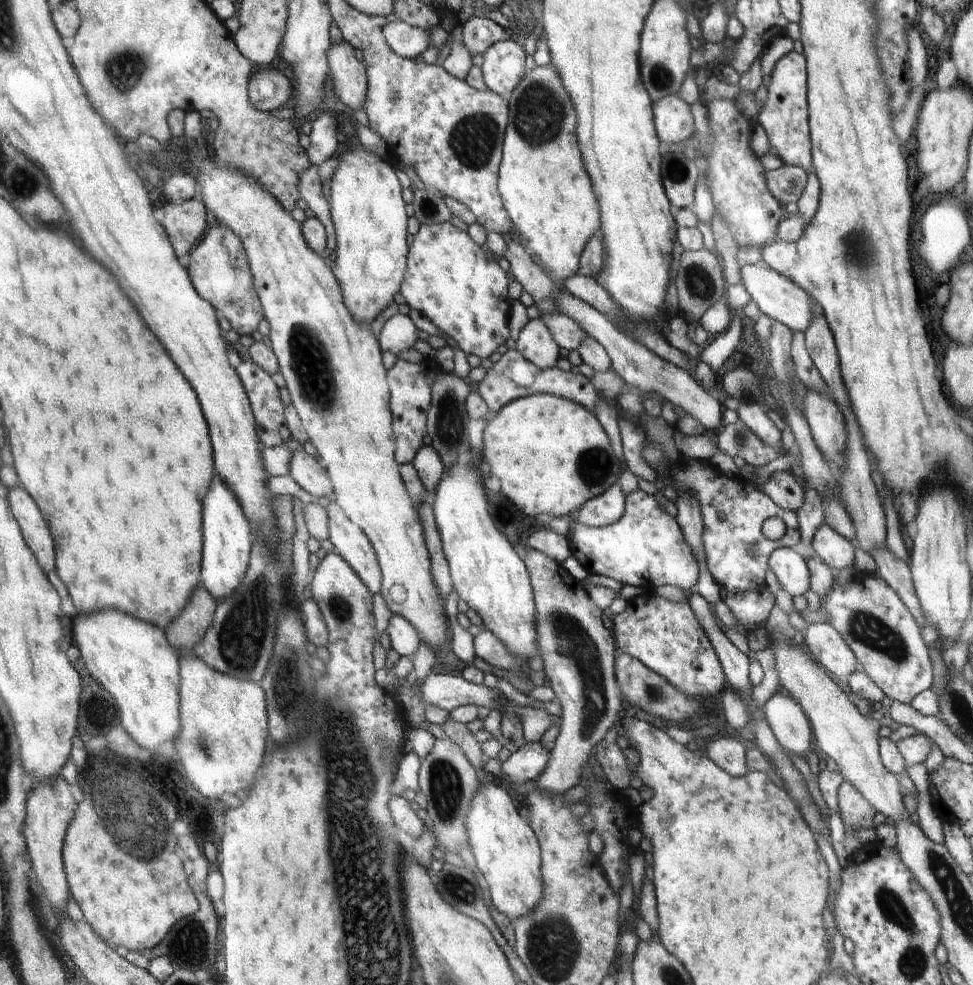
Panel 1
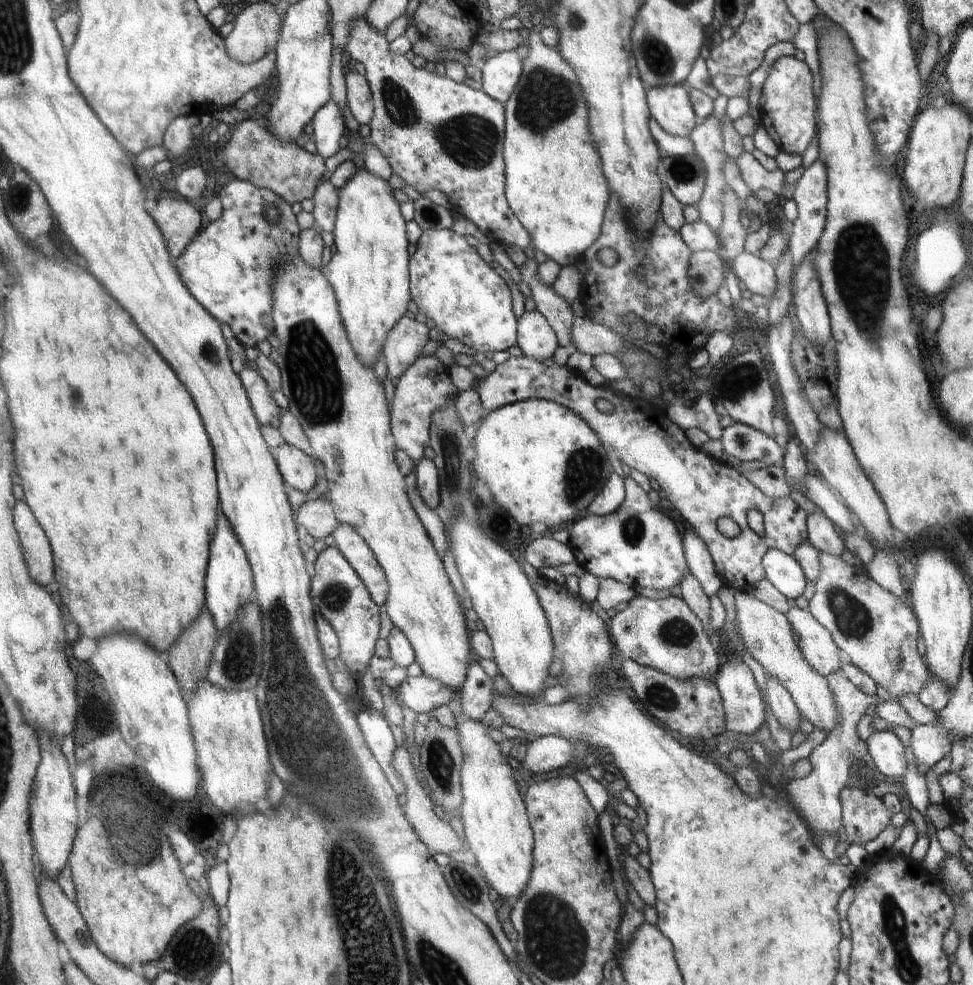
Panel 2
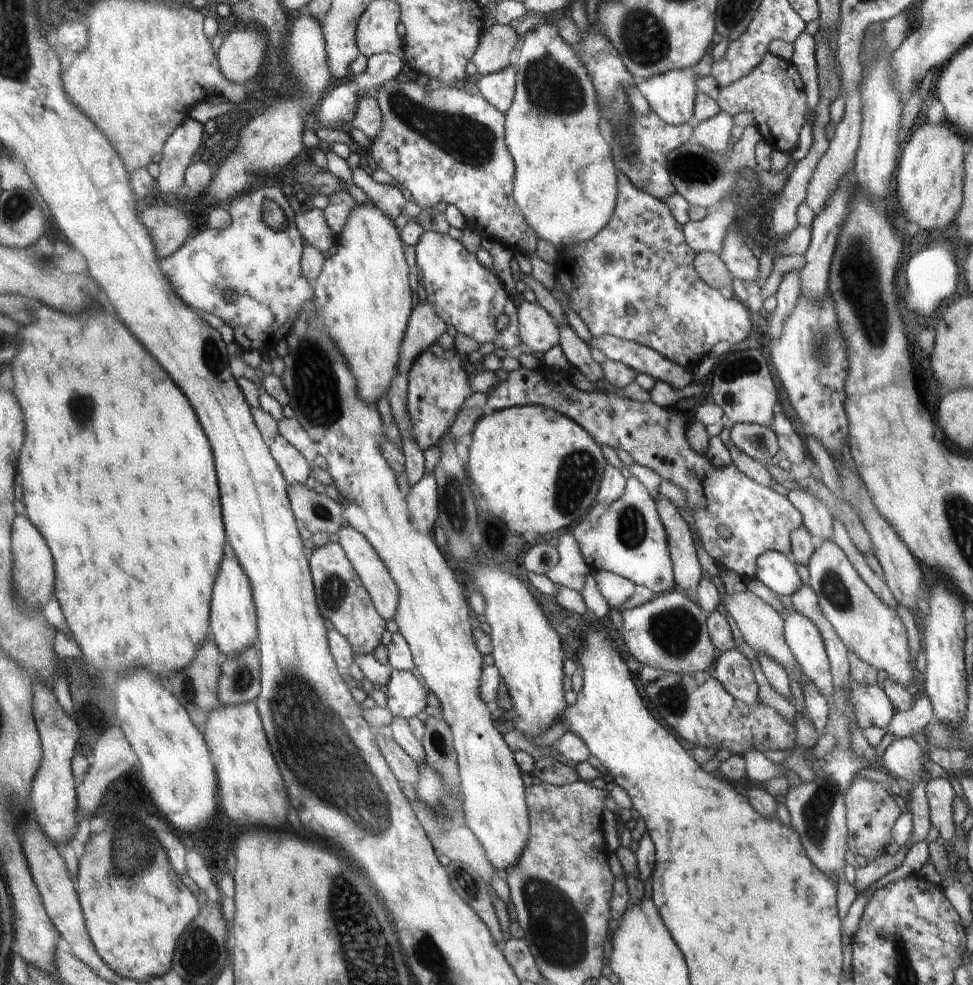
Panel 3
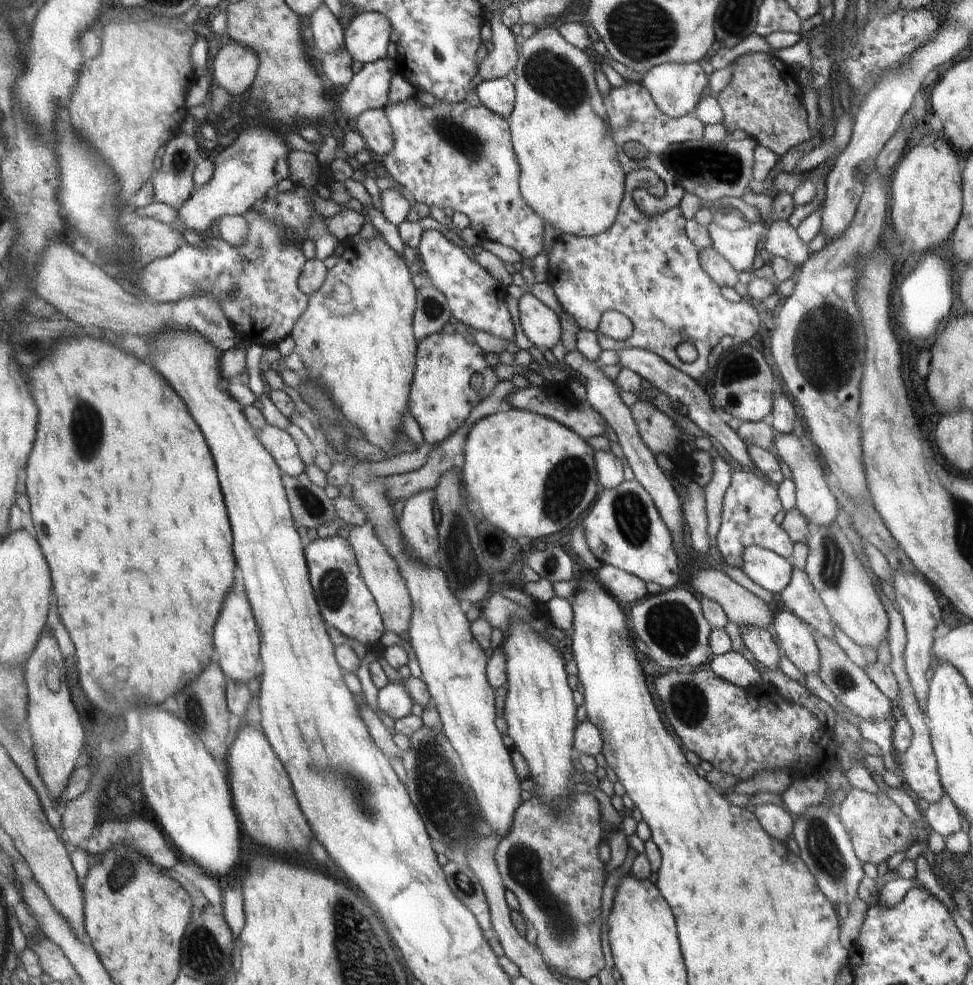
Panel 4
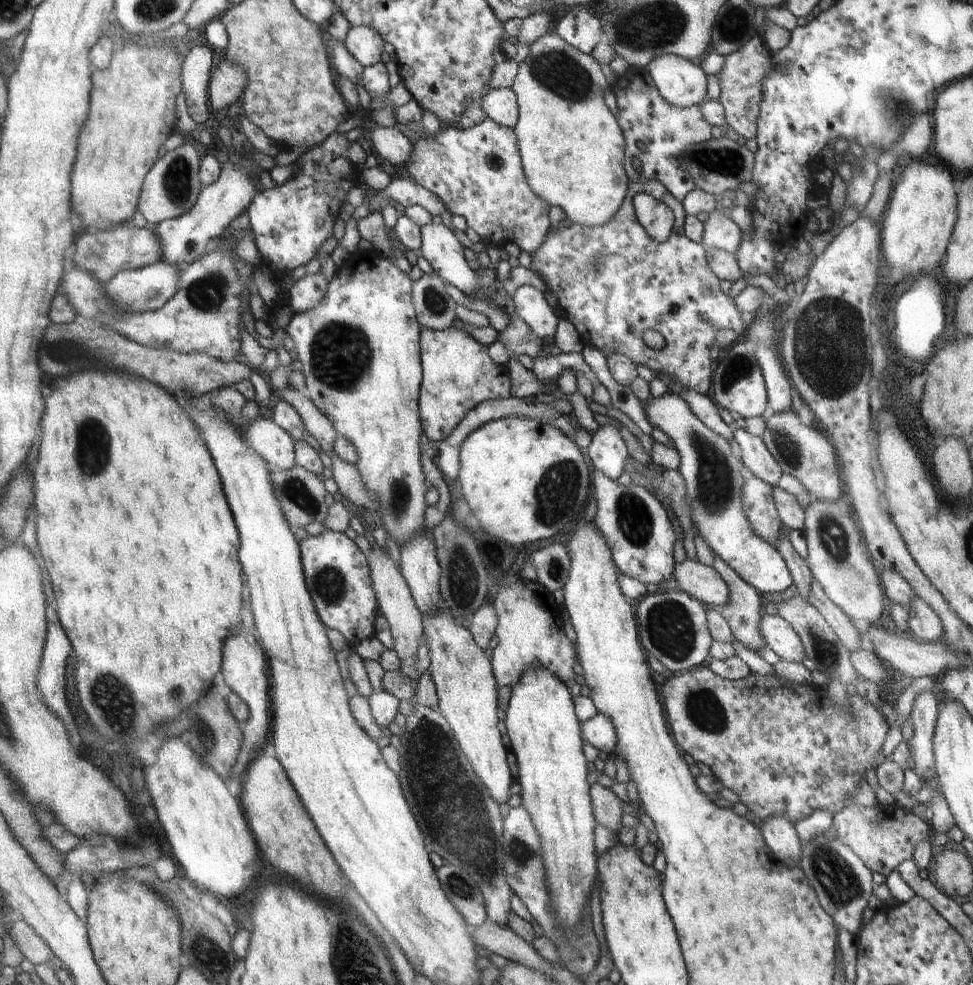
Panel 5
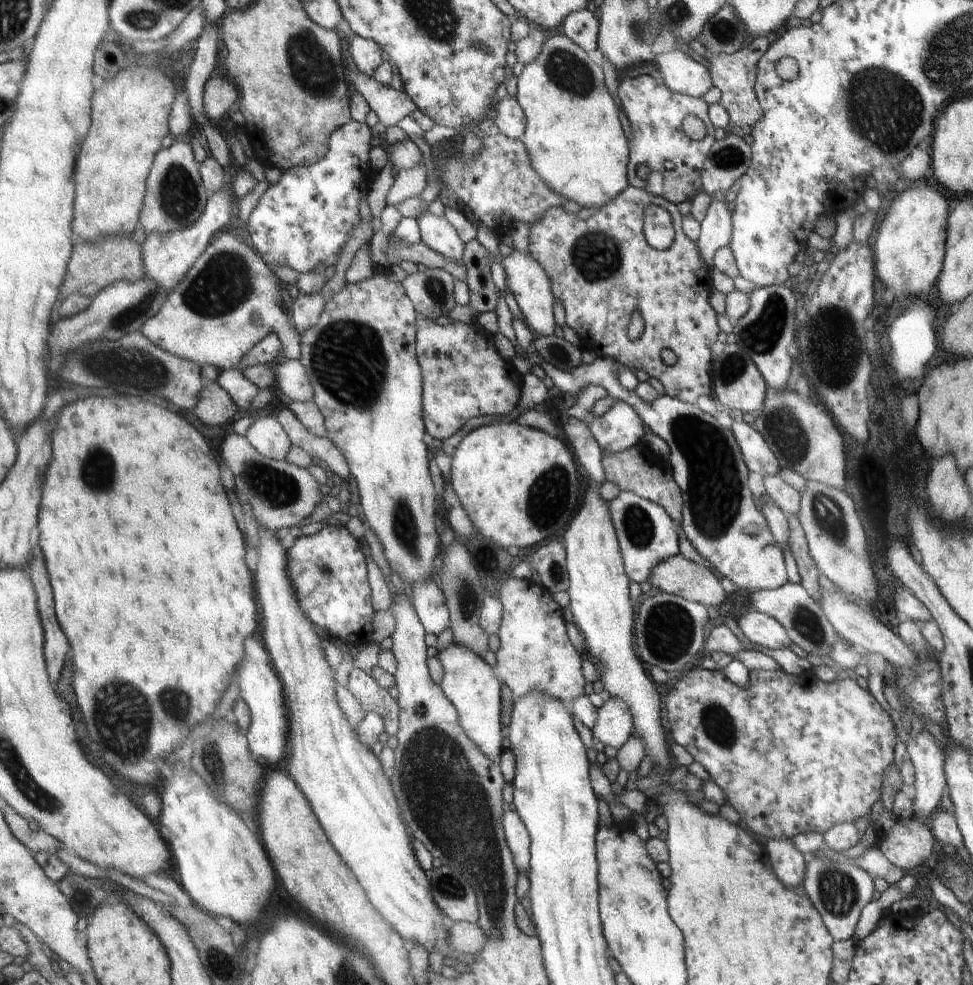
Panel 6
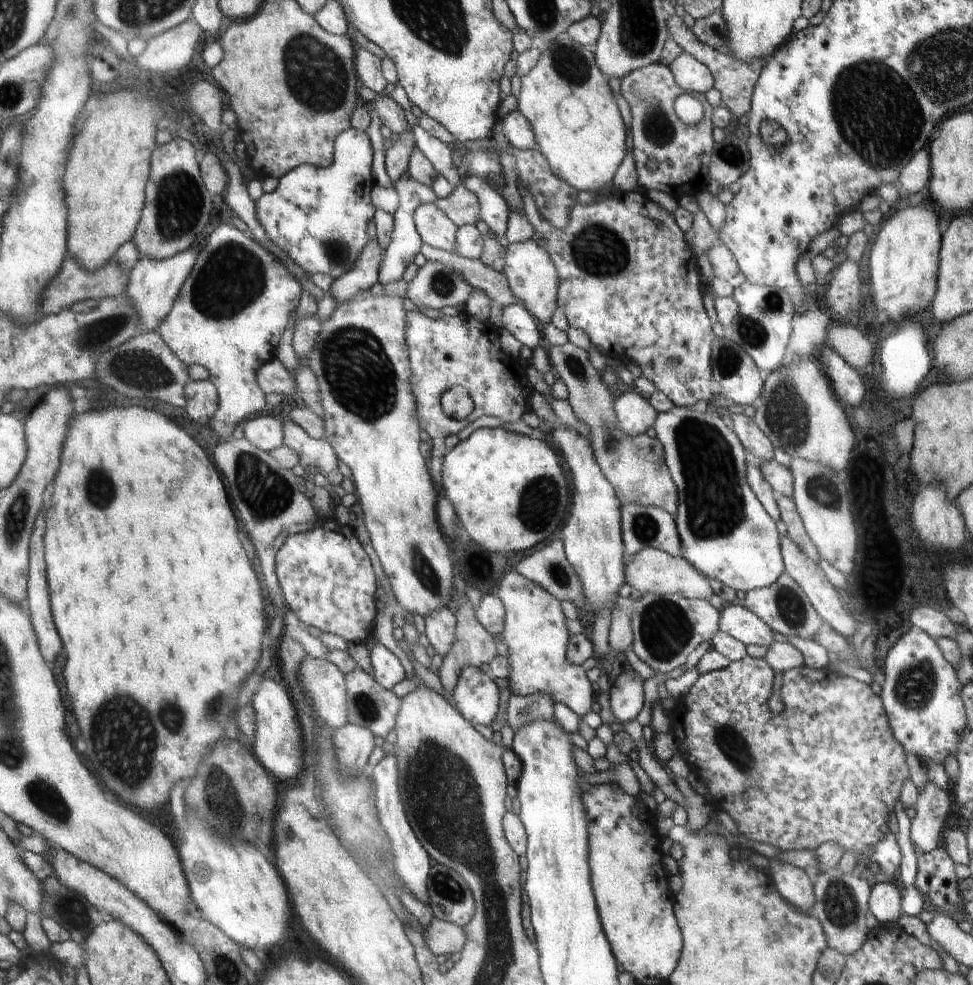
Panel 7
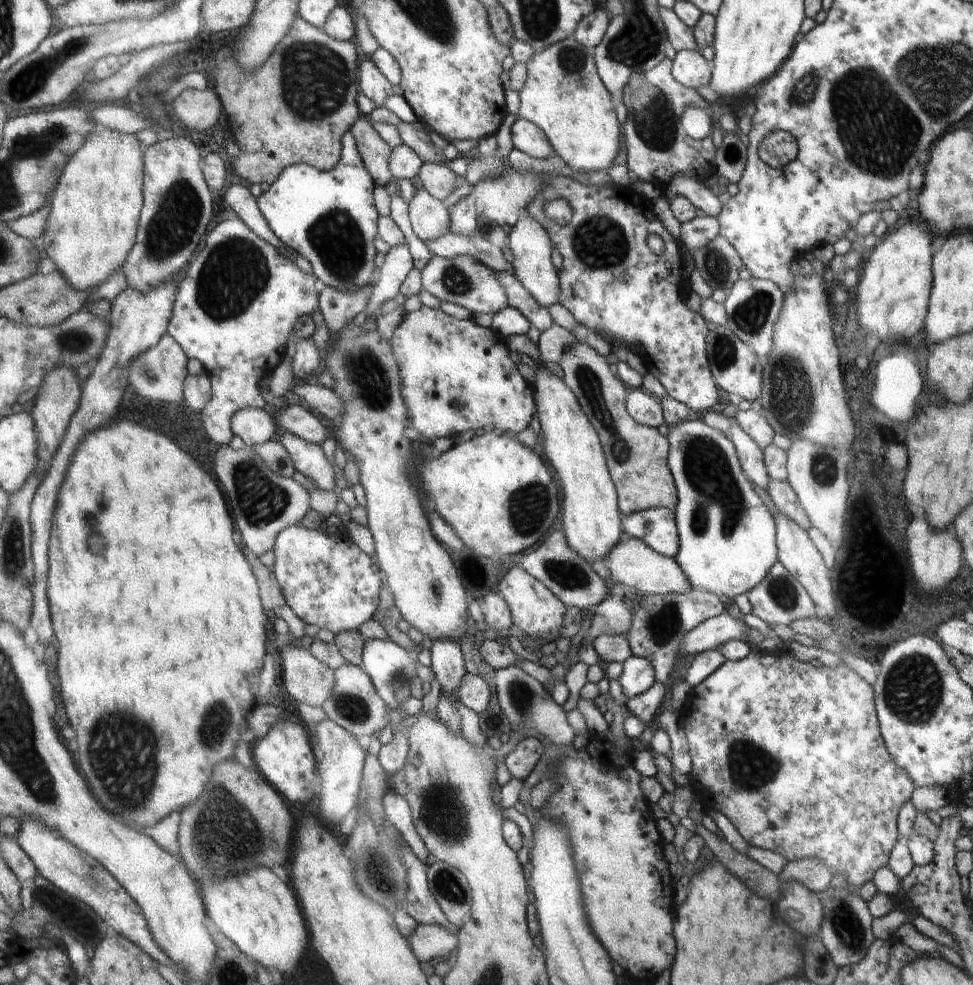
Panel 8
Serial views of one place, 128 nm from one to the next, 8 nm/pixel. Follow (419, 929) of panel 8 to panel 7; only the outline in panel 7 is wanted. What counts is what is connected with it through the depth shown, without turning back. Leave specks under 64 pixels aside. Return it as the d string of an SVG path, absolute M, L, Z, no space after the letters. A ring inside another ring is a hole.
M434 917L424 929L423 939L433 958L440 954L448 958L456 952L461 952L466 942L466 934L464 934L463 927L458 924Z

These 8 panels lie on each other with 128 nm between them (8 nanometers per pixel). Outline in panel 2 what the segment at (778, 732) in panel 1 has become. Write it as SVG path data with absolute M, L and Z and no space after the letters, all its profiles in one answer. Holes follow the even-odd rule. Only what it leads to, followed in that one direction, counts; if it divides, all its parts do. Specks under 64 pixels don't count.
M769 677L766 679L768 684L766 684L765 702L768 704L768 708L772 711L778 724L795 736L802 728L799 708L779 681Z

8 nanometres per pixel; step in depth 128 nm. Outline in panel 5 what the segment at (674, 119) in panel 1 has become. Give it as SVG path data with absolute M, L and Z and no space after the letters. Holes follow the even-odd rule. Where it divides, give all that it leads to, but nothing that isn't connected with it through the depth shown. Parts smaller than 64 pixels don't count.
M662 54L648 64L648 74L662 98L674 106L700 105L706 96L706 74L694 62L676 54Z

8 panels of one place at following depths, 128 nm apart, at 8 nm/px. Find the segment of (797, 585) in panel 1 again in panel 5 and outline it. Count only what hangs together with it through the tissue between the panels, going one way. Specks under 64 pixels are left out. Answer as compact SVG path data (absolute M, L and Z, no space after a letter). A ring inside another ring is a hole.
M667 392L659 398L651 397L648 402L642 403L642 406L648 422L665 433L674 444L674 448L678 450L678 454L681 454L678 472L684 477L690 512L700 537L716 555L720 556L720 560L726 562L726 566L730 566L744 582L753 586L764 598L788 590L792 584L788 563L778 552L777 547L762 540L762 536L754 532L754 528L750 526L749 517L742 508L742 480L744 480L745 469L741 460L734 456L730 440L718 436L712 428L708 428L702 420L698 420L690 404L686 404L686 400L677 393Z

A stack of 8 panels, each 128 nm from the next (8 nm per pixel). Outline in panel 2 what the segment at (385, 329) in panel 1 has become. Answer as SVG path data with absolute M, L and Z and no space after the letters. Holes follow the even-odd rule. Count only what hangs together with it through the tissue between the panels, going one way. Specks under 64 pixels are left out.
M402 316L389 331L381 351L386 357L388 374L395 381L411 366L417 363L420 351L429 342L430 329L423 319Z

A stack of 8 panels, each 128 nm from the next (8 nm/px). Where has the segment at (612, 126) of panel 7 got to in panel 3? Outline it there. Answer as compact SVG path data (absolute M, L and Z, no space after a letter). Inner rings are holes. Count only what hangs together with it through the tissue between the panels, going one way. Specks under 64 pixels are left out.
M539 24L529 30L524 36L522 48L514 55L513 63L517 67L516 94L512 106L505 112L505 142L508 145L510 156L513 157L514 166L516 166L513 196L517 202L517 207L521 209L522 216L526 218L526 224L529 224L530 228L534 228L534 232L538 234L538 237L550 242L560 253L562 250L569 250L574 244L594 238L598 232L608 226L609 220L613 218L614 208L617 207L618 174L614 172L610 148L608 148L606 140L602 138L602 134L598 132L600 118L598 118L598 106L596 106L596 98L594 98L596 94L594 94L592 82L590 82L586 70L582 70L580 60L574 56L572 46L568 46L568 43L560 38L557 26L554 24Z

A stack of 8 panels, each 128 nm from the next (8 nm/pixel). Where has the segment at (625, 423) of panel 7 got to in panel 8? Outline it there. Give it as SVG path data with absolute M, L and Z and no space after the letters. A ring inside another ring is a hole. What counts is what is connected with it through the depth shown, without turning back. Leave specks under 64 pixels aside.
M630 390L629 399L626 400L626 410L628 410L630 418L640 425L657 429L664 422L660 402L646 396L642 390Z

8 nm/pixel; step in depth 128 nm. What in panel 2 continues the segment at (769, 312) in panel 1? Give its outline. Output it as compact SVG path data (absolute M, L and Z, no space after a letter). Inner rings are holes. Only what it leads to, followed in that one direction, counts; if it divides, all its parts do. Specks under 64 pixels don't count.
M744 251L743 254L740 254L733 261L732 268L738 279L744 282L748 295L756 294L766 301L770 301L775 296L775 291L777 290L777 277L772 263Z

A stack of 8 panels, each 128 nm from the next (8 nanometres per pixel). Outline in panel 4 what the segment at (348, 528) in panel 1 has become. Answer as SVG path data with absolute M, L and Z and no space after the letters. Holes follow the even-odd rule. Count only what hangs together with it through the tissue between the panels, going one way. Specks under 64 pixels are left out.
M369 522L363 525L349 526L349 531L348 540L354 550L354 556L357 557L358 568L361 569L361 576L376 598L377 607L381 609L382 616L385 617L386 632L394 632L398 636L408 632L410 620L413 619L413 600L409 589L406 588L405 577L398 568L398 562L394 560L394 556L390 556L386 546L378 540Z

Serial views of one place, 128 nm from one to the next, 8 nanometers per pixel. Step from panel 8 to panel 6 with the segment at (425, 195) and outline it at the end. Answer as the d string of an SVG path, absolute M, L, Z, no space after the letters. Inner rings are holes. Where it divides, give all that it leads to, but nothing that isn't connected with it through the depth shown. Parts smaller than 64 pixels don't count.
M425 211L417 218L421 232L421 242L432 252L440 254L446 260L458 262L464 252L463 240L446 216L437 216L430 211Z

